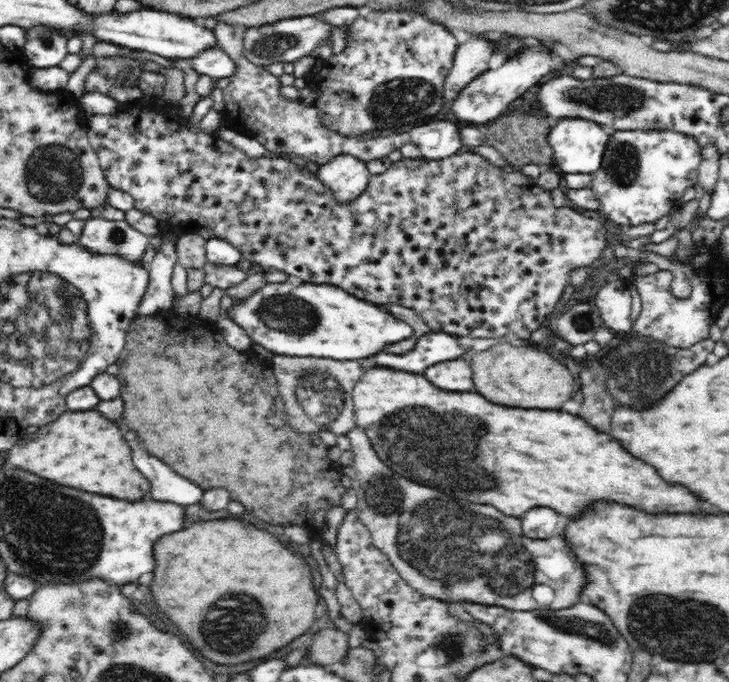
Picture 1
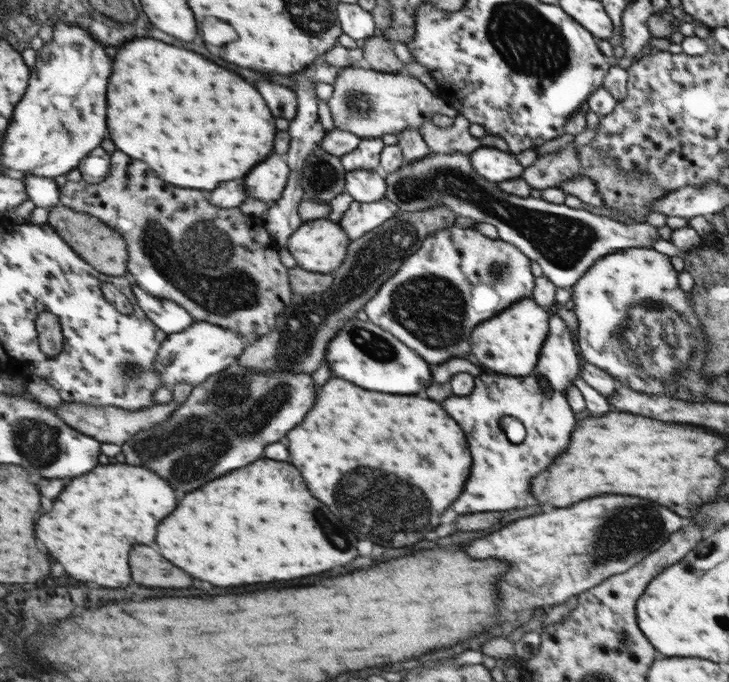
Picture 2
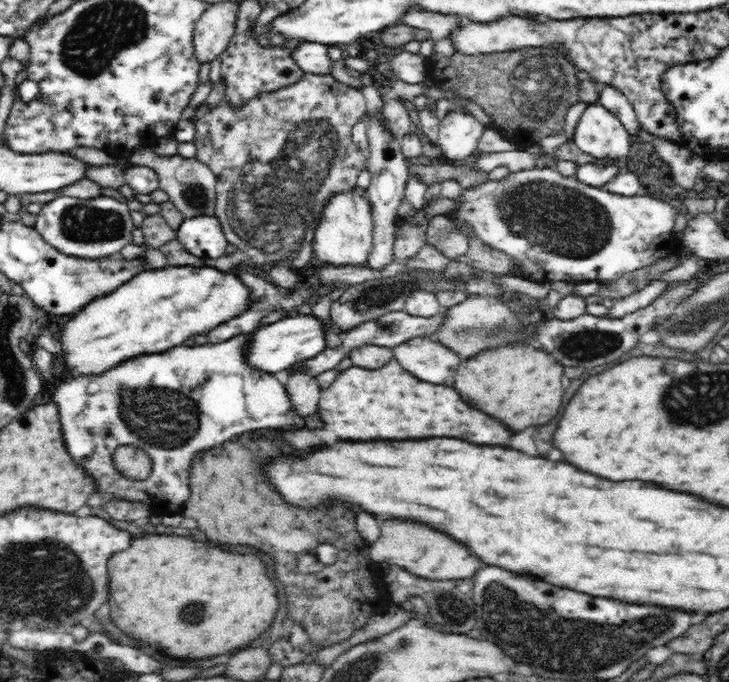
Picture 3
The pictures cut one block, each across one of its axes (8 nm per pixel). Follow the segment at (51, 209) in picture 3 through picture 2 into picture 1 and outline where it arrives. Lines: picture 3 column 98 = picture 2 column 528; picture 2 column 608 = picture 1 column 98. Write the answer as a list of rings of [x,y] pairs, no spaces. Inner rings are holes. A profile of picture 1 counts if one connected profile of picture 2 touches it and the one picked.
[[[103,217],[85,220],[84,230],[77,239],[82,247],[98,255],[118,255],[130,263],[140,262],[149,245],[149,236],[124,221],[108,221]]]

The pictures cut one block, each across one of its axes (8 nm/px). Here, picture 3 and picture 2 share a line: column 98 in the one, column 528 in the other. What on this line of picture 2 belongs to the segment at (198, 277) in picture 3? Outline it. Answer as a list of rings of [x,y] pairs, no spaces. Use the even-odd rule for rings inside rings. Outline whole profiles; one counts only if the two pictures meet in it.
[[[531,298],[518,300],[511,308],[498,312],[495,316],[473,328],[471,332],[471,354],[477,362],[489,370],[503,372],[509,376],[529,375],[537,366],[538,355],[541,354],[542,344],[549,334],[549,318],[542,306],[535,304]]]

